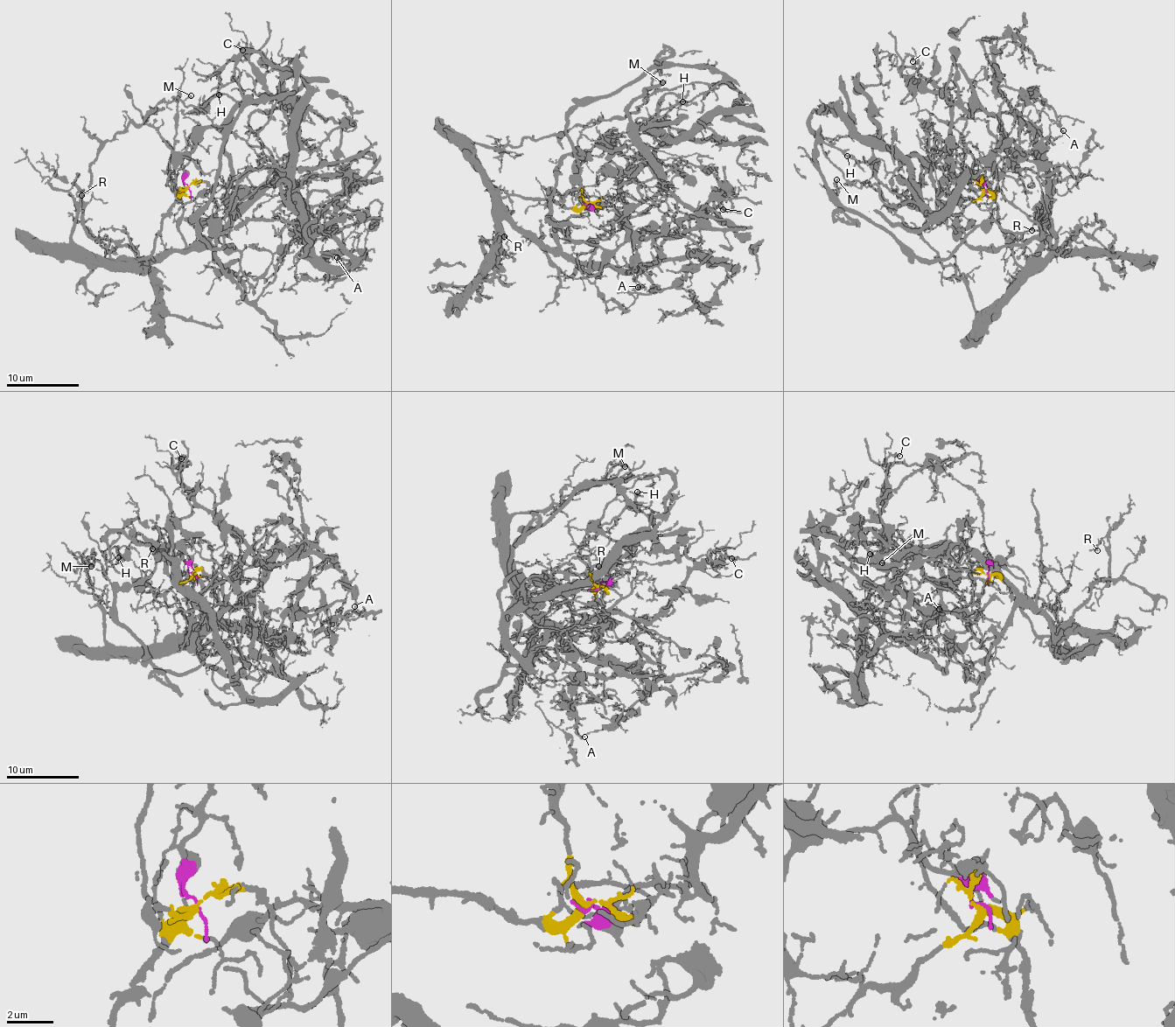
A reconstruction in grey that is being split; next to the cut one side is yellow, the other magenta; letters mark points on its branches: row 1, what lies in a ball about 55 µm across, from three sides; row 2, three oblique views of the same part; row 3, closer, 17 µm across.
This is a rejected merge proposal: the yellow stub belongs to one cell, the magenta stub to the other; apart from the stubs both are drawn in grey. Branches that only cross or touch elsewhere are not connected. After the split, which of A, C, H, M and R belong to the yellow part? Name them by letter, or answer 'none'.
M, R

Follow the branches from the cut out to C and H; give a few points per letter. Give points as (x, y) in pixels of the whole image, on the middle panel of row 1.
C: (587, 202), (653, 157), (622, 185), (631, 230), (662, 232), (717, 191), (722, 208)
H: (587, 202), (619, 195), (622, 179), (653, 164), (656, 149), (685, 138), (666, 115), (681, 101)

